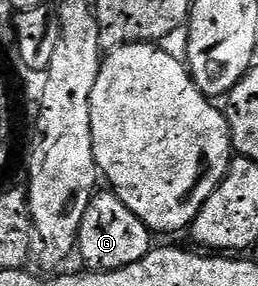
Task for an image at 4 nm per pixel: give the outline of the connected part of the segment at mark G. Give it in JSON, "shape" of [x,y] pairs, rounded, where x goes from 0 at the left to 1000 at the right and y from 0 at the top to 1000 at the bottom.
{"shape":[[[438,671],[368,675],[341,713],[341,741],[326,741],[326,769],[302,815],[298,899],[318,899],[318,930],[337,944],[446,944],[496,923],[527,923],[527,909],[558,909],[558,895],[589,867],[589,808],[574,801]]]}

